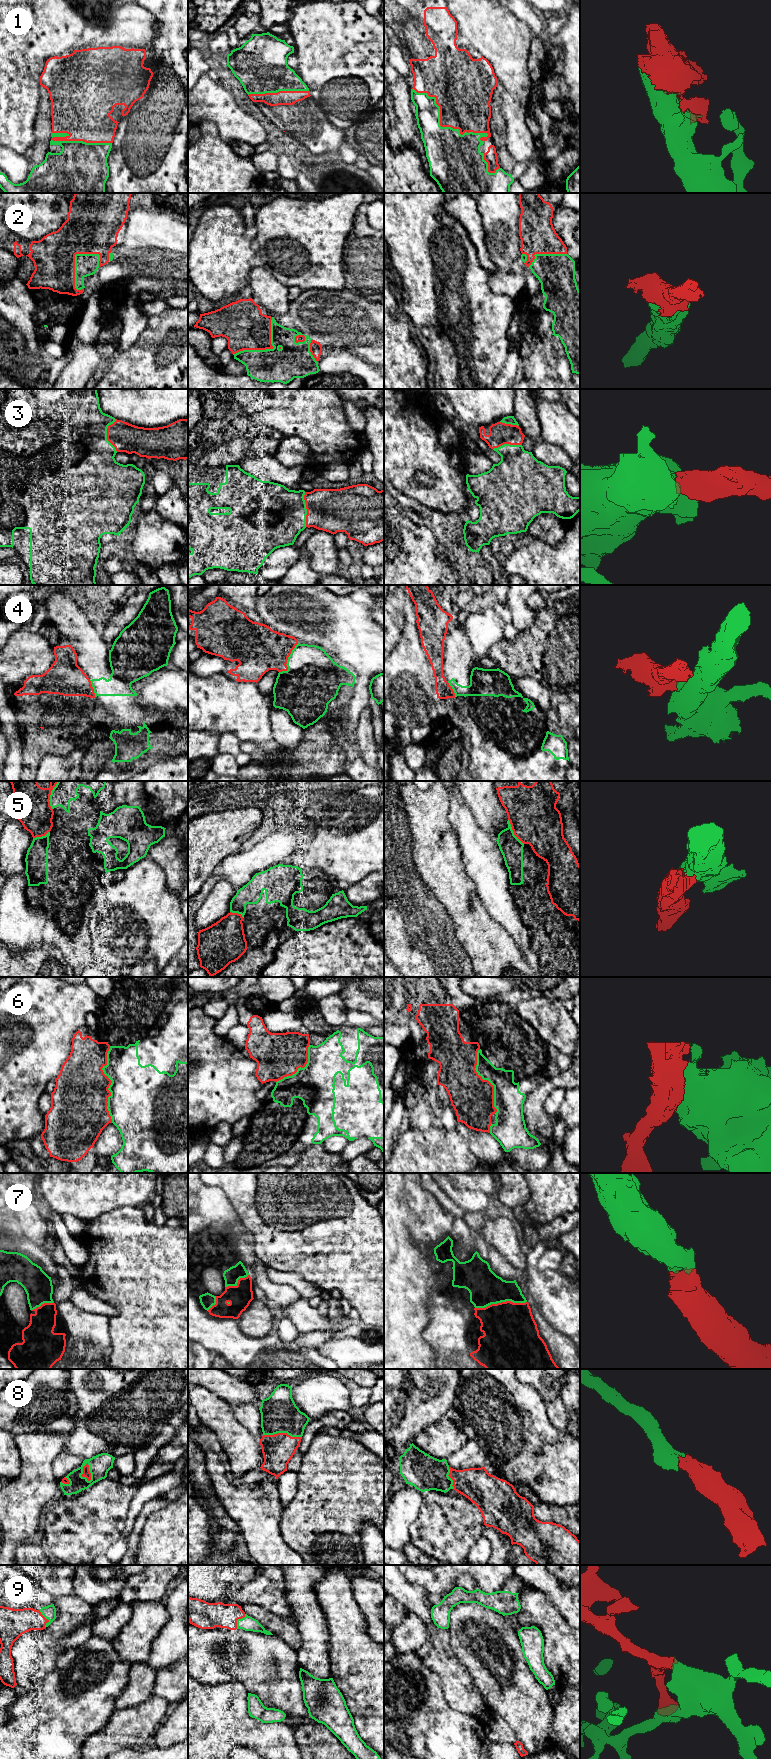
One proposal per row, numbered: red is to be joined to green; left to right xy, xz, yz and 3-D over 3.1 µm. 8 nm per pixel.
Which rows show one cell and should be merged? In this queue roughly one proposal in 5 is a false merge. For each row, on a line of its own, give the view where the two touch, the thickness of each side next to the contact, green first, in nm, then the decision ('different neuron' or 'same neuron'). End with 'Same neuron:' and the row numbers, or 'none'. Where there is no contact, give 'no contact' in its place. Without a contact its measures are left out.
1: meets green in yz; 360 nm thick on the green side, 380 nm on the other; same neuron
2: meets green in xy; 180 nm thick on the green side, 360 nm on the other; same neuron
3: meets green in xy; 500 nm thick on the green side, 240 nm on the other; same neuron
4: meets green in xz; 420 nm thick on the green side, 380 nm on the other; different neuron
5: meets green in yz; 180 nm thick on the green side, 400 nm on the other; different neuron
6: meets green in xy; 480 nm thick on the green side, 440 nm on the other; different neuron
7: meets green in yz; 280 nm thick on the green side, 420 nm on the other; same neuron
8: meets green in xy; 170 nm thick on the green side, 60 nm on the other; same neuron
9: meets green in xy; 110 nm thick on the green side, 220 nm on the other; same neuron
Same neuron: 1, 2, 3, 7, 8, 9

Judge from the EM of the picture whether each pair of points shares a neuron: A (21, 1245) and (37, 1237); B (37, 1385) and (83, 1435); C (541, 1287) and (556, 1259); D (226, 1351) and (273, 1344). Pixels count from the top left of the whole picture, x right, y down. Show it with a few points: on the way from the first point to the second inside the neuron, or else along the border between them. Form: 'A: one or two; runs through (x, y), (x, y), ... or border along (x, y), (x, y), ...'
A: two; border along (29, 1239), (38, 1245), (46, 1247)
B: two; border along (76, 1421), (73, 1430), (67, 1436)
C: two; border along (544, 1269), (557, 1270)
D: one; runs through (238, 1351), (261, 1350)

